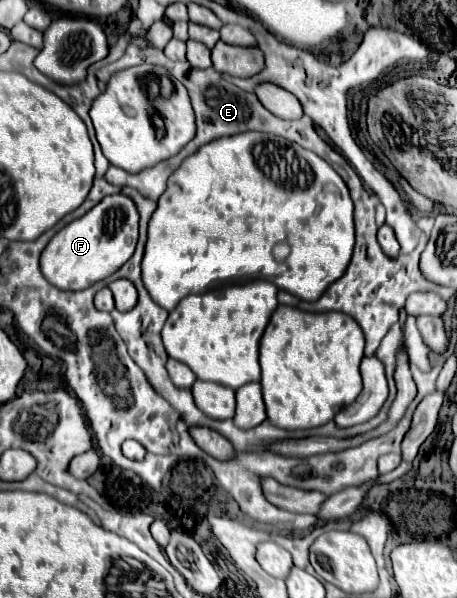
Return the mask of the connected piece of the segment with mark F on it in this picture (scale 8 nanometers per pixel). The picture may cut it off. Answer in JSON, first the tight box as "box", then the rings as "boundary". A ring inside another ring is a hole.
{"box":[40,194,138,290],"boundary":[[[112,194],[96,204],[82,218],[64,226],[44,248],[40,268],[46,280],[62,290],[84,290],[94,282],[112,276],[134,254],[138,242],[138,212],[124,194]]]}

